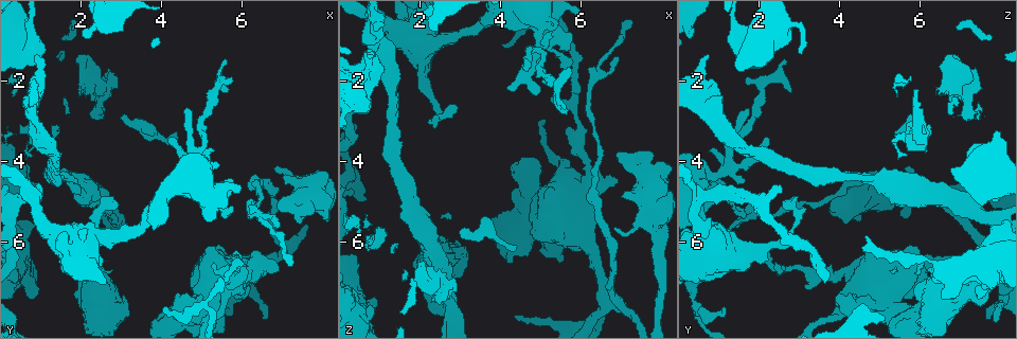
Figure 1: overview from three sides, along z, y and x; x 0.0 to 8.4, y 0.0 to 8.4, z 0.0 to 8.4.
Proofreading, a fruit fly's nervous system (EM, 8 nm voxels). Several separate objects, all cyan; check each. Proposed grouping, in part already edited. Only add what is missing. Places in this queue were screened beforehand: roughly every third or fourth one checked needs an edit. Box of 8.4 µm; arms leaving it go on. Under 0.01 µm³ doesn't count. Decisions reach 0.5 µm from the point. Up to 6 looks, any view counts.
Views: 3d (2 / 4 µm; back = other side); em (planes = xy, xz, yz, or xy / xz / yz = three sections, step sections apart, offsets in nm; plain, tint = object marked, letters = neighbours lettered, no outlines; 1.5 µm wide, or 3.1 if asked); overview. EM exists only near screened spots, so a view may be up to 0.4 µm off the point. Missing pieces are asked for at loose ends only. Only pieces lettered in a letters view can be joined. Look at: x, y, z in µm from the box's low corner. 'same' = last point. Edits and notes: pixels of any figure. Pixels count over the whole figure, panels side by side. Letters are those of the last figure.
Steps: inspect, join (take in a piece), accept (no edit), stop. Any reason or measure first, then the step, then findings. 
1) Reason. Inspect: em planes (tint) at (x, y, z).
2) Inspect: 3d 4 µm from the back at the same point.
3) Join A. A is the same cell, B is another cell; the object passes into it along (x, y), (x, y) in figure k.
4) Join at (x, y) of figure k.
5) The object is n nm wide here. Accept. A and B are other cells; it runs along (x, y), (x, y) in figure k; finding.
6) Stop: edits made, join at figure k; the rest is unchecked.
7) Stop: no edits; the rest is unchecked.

Thin end. Inspect: em planes (letters) at (5.35, 6.55, 2.35).

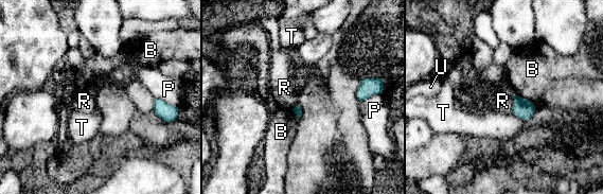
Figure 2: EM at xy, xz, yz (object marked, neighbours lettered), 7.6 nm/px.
Accept. B, P, R, T and U are other cells; no lettered piece goes on from it.

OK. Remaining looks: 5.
Branch stops here. Inspect: 3d 4 µm from the back at (7.05, 4.35, 4.80).

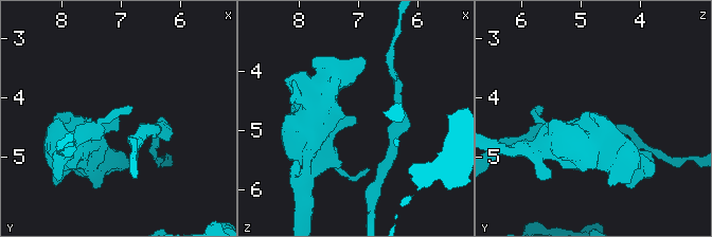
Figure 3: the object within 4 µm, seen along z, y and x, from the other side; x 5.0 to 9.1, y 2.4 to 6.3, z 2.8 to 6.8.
Shape alone is not enough. Inspect: em planes (letters) at (7.05, 4.35, 4.80).

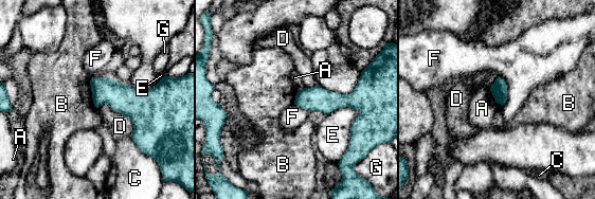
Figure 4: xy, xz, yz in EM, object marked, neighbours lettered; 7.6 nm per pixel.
The object is 120 nm wide here. Accept. A, B, C, D, E, F and G are other cells; a border runs along (90, 77), (92, 103), (96, 108) in figure 4; no lettered piece goes on from it.

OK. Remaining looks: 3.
An open end. Inspect: 3d 4 µm at (0.95, 1.40, 0.75).

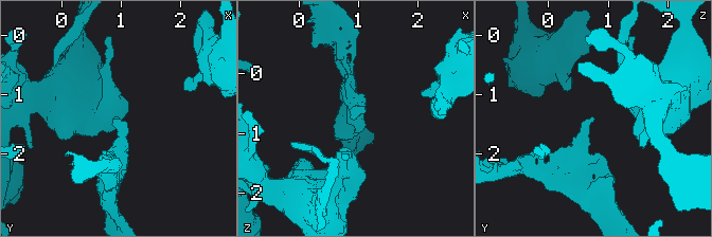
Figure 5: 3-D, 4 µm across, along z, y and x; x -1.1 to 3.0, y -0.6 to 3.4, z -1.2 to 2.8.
Inspect: em xz step 8 (tint) at (0.90, 1.40, 0.70).

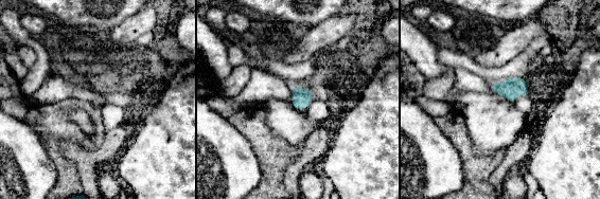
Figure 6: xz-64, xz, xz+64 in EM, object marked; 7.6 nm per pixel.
Cut it another way. Inspect: em planes (letters) at the same point.

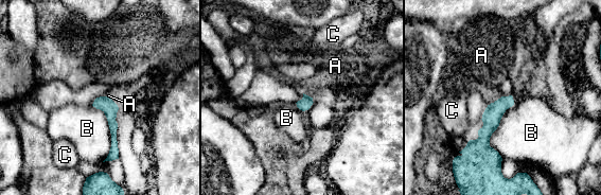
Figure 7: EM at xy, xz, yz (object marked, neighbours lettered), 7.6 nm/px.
The object is 100 nm wide here. Join A. A is the same cell, B and C are other cells; the object passes into it along (493, 113), (495, 101), (483, 70) in figure 7; the neuron continues.

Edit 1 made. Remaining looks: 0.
Stop: edits made, join at figure 7; the rest is unchecked.

